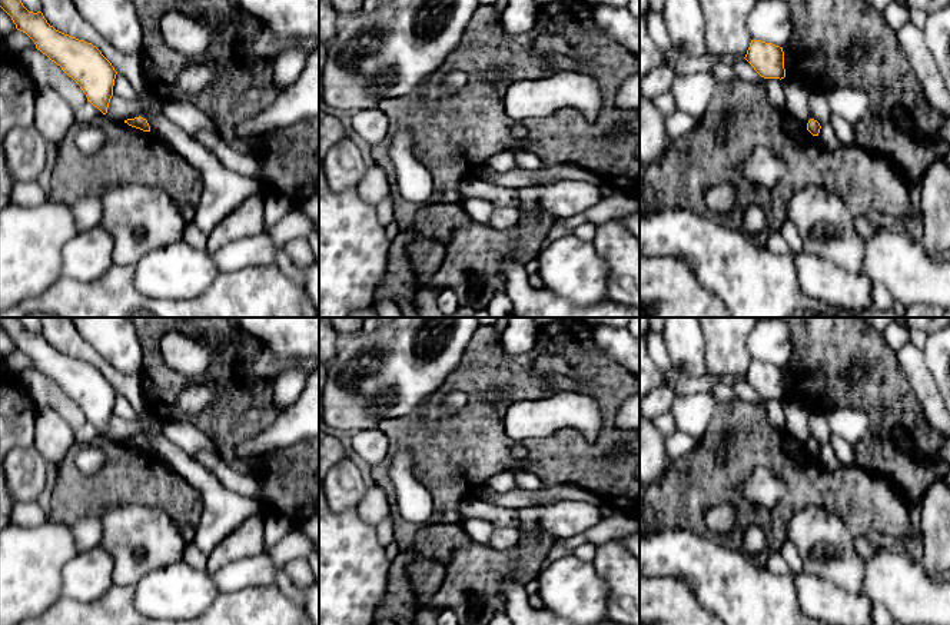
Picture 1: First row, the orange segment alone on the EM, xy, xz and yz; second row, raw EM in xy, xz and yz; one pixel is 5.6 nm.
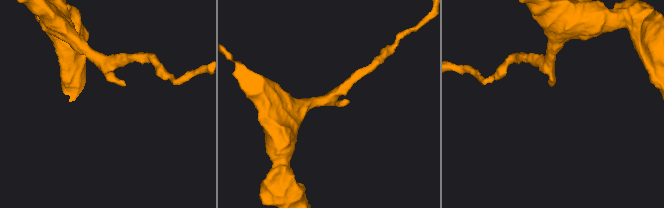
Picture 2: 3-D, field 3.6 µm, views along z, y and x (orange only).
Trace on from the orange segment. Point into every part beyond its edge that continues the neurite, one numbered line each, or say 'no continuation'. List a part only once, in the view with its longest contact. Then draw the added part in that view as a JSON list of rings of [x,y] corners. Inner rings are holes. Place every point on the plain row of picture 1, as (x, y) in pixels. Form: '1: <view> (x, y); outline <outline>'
no continuation

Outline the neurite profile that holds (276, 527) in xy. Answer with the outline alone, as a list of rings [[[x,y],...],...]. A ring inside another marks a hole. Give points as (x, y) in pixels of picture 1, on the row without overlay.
[[[265,512],[263,519],[265,519],[263,543],[266,548],[275,546],[288,533],[298,528],[290,522],[290,519],[278,512]]]

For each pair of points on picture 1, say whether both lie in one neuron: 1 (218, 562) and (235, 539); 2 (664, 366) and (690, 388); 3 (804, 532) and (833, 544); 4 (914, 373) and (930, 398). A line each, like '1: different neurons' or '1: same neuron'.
1: same neuron
2: same neuron
3: same neuron
4: same neuron

